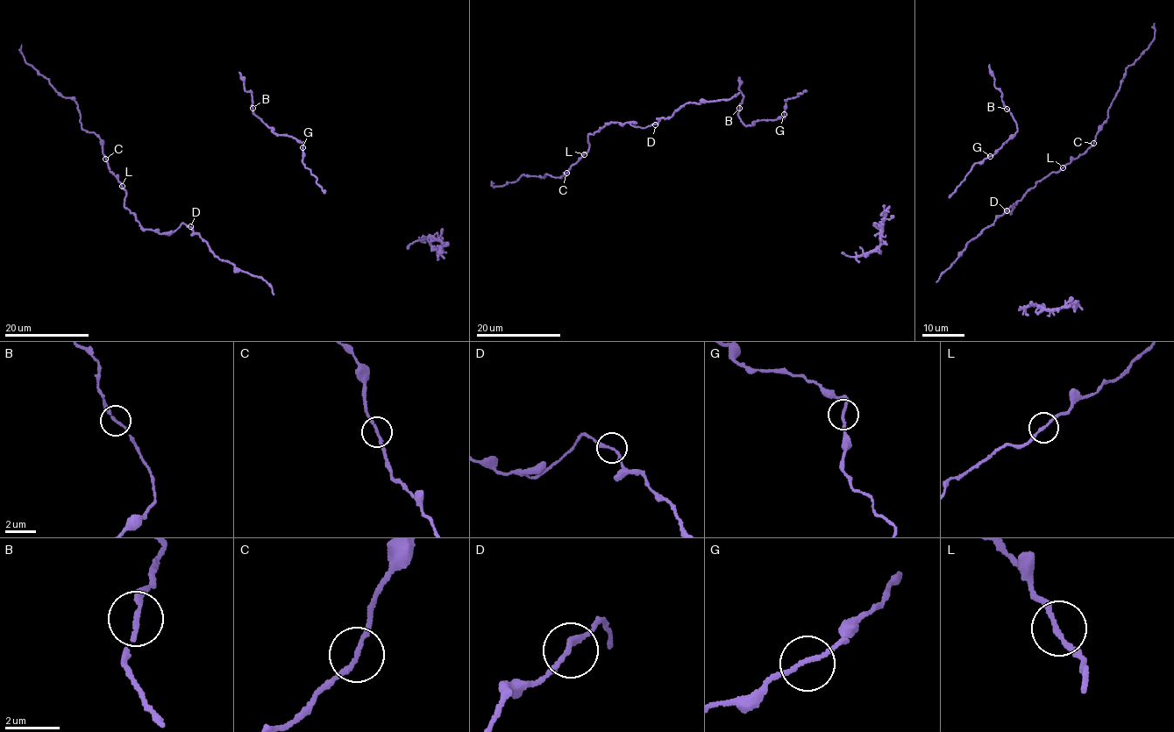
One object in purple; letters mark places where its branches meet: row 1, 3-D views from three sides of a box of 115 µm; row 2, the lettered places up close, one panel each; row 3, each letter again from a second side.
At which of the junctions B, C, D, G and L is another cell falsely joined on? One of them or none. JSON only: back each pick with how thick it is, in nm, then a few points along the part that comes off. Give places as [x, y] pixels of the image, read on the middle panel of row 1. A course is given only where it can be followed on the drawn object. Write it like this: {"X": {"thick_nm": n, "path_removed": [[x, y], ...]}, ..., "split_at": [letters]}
{"C": {"thick_nm": 180, "path_removed": [[566, 173], [558, 178], [522, 174], [515, 181], [503, 186], [494, 187], [492, 185], [494, 182]]}, "split_at": ["C"]}

